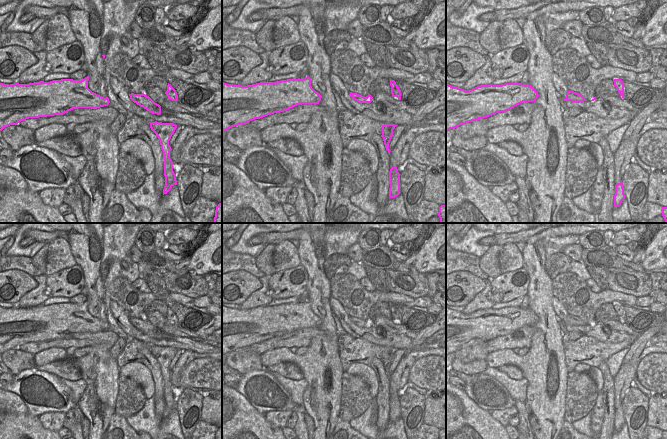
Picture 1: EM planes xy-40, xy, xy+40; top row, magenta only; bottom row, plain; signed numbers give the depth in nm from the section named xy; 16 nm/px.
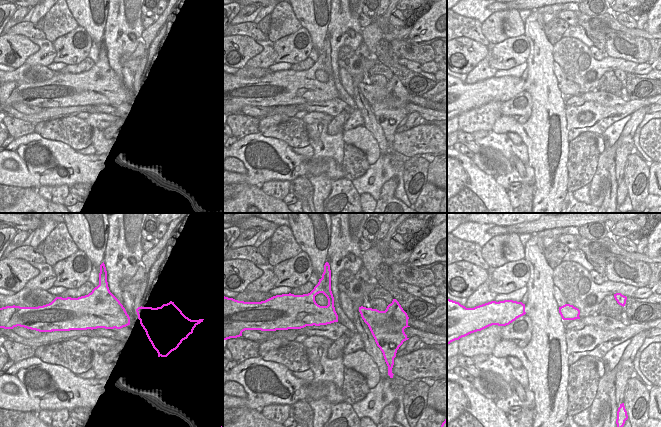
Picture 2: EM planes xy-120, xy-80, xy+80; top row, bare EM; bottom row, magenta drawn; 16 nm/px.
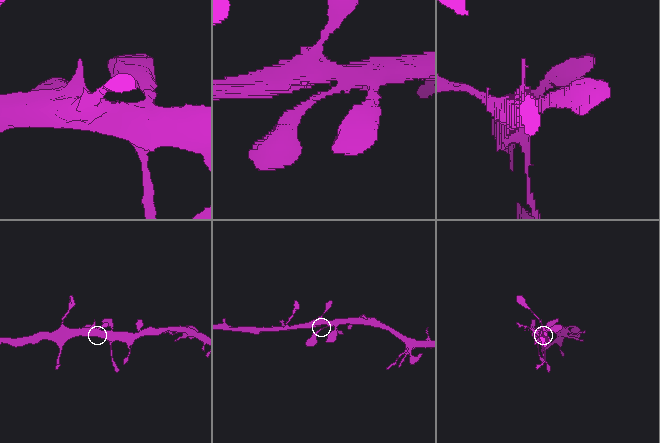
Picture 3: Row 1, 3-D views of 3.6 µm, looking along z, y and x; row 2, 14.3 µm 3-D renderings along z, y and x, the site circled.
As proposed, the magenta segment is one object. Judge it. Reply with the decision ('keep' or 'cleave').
keep

